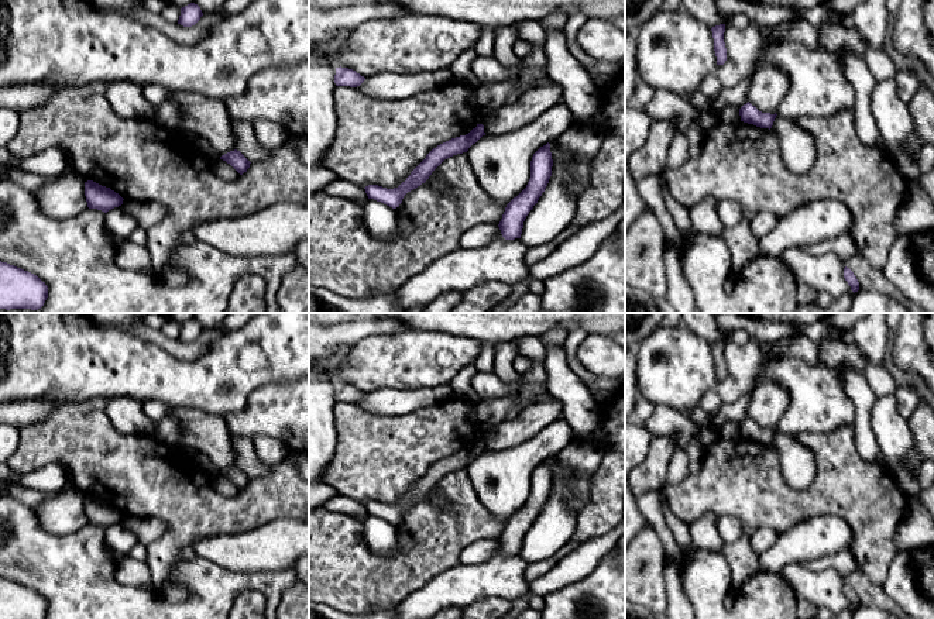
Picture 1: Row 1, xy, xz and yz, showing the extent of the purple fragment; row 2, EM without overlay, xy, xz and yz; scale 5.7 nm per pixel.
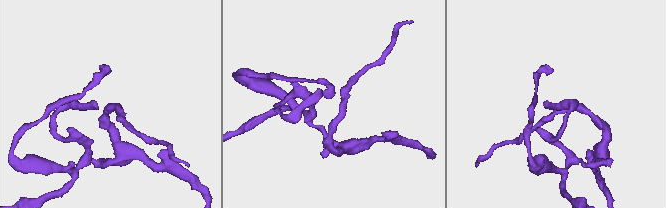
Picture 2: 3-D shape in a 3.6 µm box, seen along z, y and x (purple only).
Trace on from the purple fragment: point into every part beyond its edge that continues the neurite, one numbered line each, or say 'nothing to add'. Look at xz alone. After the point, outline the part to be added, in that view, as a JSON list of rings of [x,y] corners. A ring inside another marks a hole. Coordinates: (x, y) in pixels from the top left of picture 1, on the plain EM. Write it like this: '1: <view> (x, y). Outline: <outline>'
nothing to add

